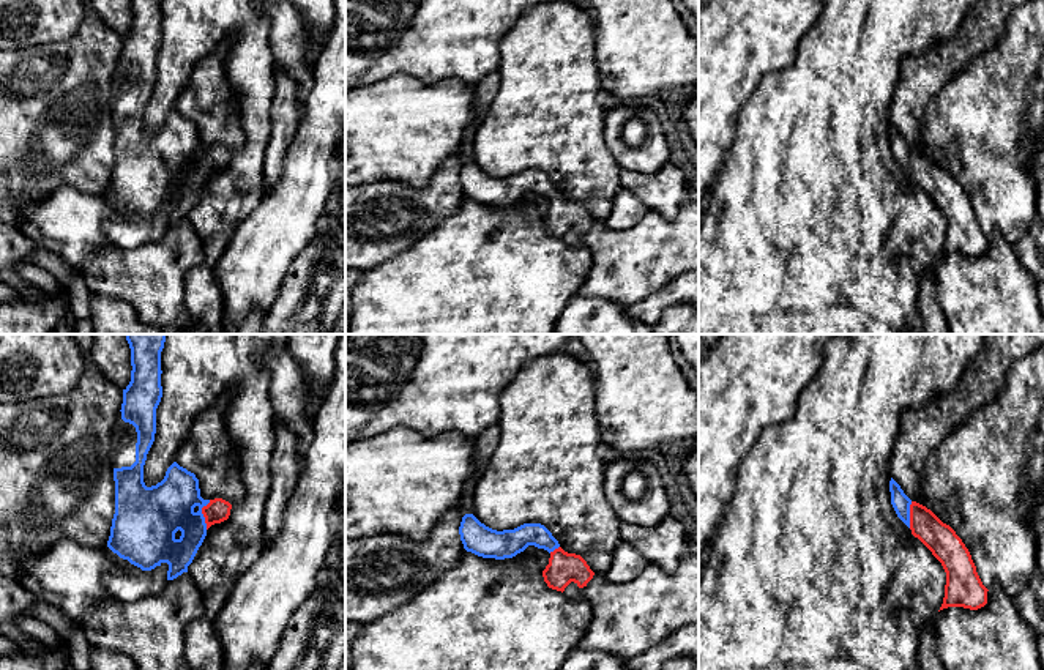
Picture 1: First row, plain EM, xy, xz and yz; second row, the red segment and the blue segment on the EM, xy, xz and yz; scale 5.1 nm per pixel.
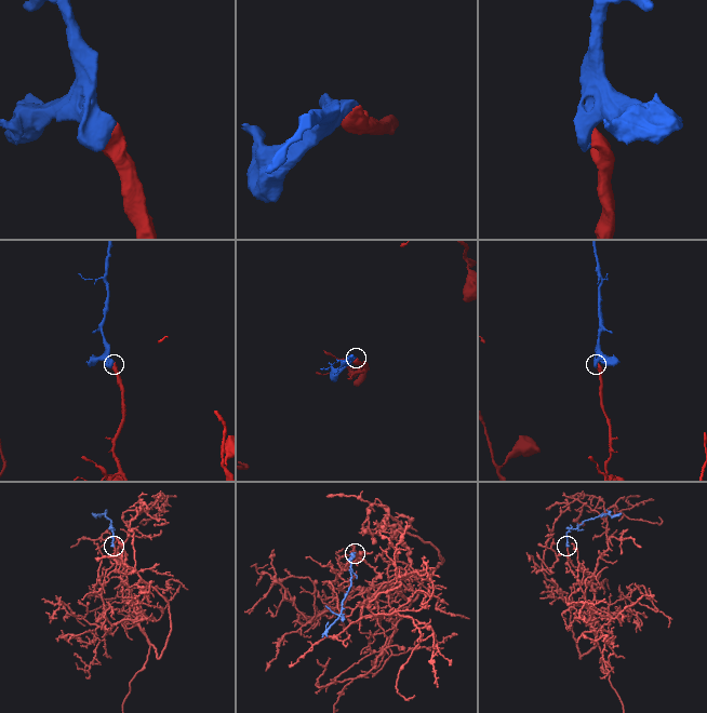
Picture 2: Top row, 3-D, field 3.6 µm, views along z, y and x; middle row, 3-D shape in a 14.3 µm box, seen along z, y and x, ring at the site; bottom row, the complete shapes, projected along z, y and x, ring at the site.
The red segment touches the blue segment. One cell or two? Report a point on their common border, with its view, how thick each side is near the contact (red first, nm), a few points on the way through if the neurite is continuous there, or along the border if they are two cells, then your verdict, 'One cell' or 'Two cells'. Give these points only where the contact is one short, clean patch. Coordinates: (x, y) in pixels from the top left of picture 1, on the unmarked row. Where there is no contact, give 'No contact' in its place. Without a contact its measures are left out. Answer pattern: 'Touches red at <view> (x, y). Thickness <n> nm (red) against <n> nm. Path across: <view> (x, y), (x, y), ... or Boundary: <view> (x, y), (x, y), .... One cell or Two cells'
Touches red at xy (202, 160). Thickness 120 nm (red) against 280 nm. Path across: xy (218, 156), (202, 160), (153, 161). One cell

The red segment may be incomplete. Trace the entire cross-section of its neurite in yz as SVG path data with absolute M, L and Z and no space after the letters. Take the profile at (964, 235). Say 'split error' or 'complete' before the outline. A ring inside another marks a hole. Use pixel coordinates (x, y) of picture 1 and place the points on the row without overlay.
split error; M893 125L889 139L897 164L932 199L946 219L945 244L940 257L948 254L978 257L984 254L989 236L982 232L971 202L956 178L930 156L912 148Z

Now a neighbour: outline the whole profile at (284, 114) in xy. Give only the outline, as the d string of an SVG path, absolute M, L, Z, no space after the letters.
M276 69L276 93L270 109L270 140L263 158L265 195L284 172L284 158L300 120L300 85L289 71Z

